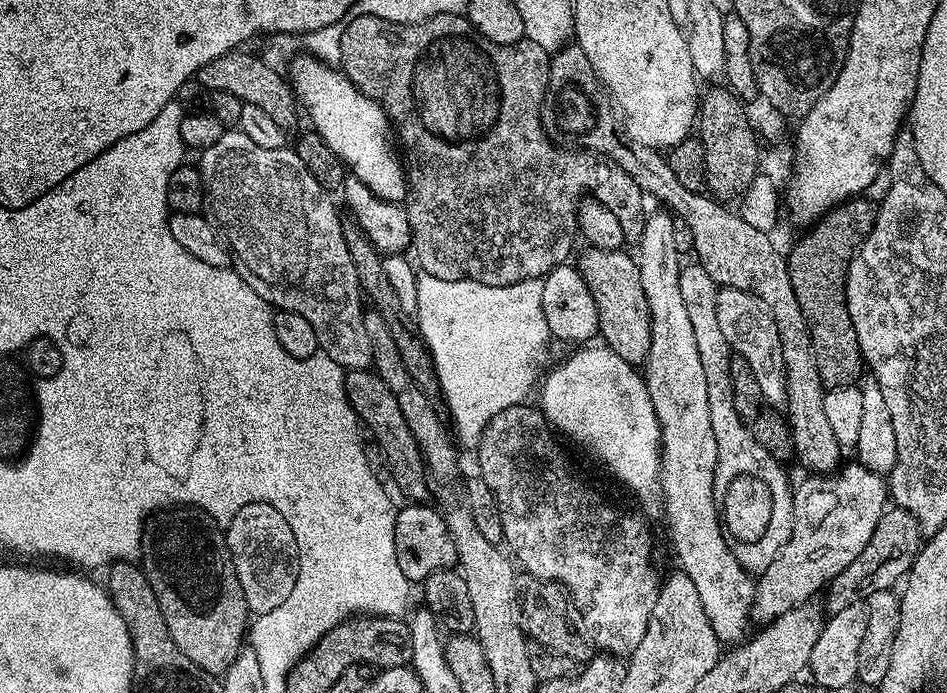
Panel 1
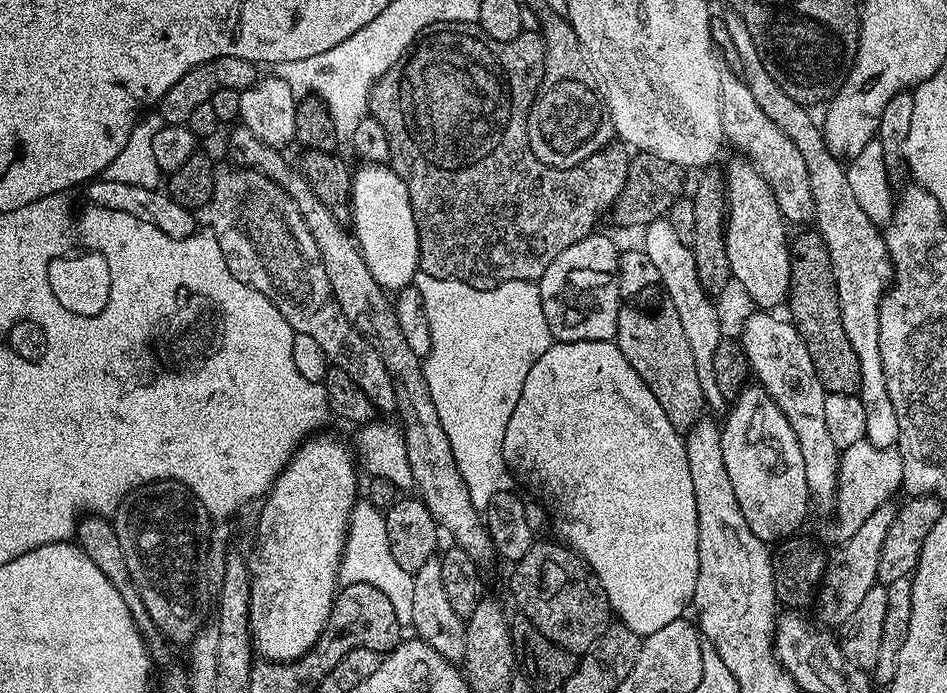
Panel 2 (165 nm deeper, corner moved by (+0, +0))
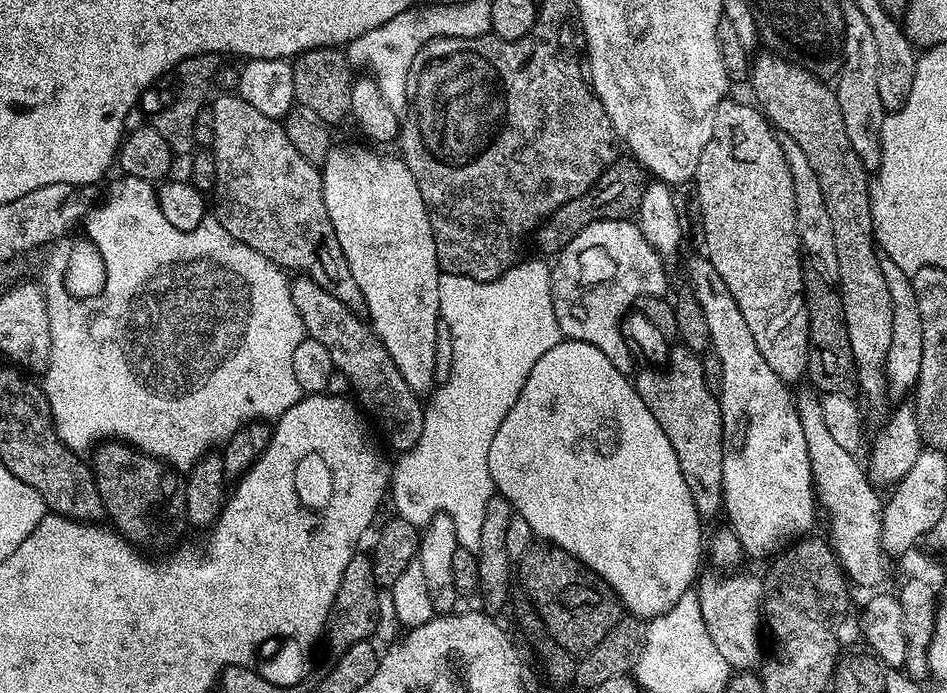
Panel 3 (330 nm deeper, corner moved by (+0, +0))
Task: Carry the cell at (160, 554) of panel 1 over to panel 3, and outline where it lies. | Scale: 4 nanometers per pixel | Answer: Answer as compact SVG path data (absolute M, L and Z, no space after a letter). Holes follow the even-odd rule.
M113 438L95 445L90 460L105 513L110 520L112 516L111 523L124 539L145 546L154 543L156 536L176 536L183 530L188 514L188 494L181 473L171 464Z

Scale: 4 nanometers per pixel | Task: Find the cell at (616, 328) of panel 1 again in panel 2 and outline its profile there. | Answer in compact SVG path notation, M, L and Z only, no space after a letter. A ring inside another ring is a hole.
M664 302L657 312L621 307L614 342L622 350L626 362L638 370L638 378L650 386L650 394L658 398L672 425L678 430L691 428L697 415L695 412L705 407L704 391L698 382L698 366L690 351L690 341L686 338L686 330L682 330L678 310L674 310L672 303Z

